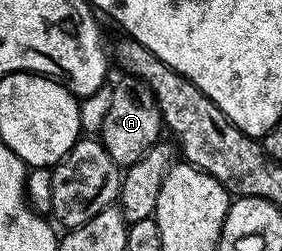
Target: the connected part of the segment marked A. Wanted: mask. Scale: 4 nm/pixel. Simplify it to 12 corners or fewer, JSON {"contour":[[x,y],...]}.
{"contour":[[139,77],[113,82],[100,140],[120,167],[159,144],[164,126]]}

